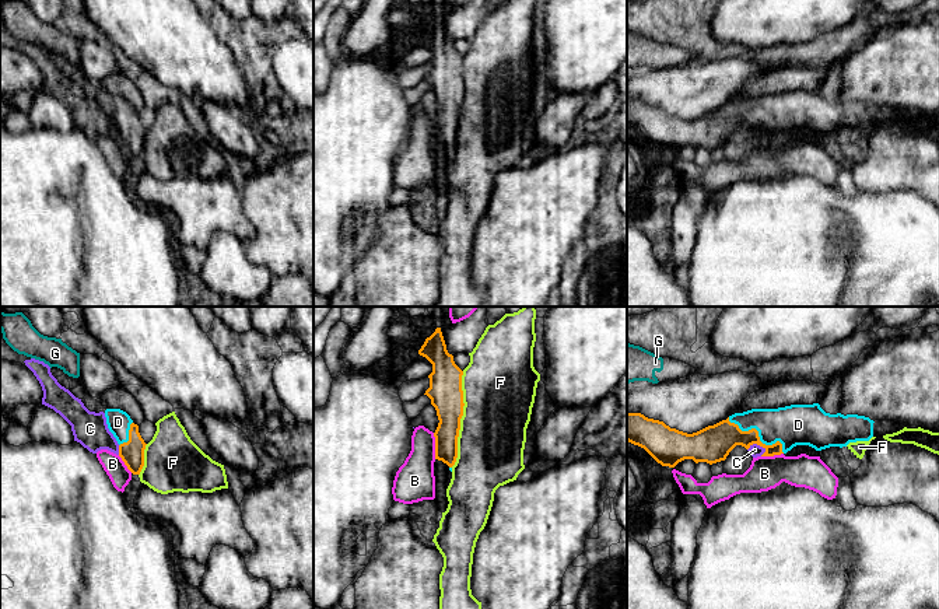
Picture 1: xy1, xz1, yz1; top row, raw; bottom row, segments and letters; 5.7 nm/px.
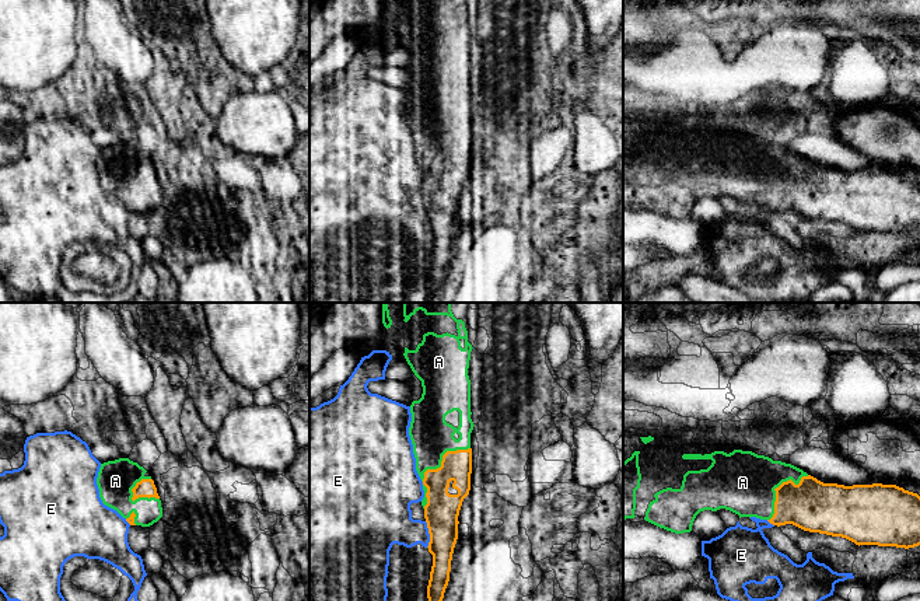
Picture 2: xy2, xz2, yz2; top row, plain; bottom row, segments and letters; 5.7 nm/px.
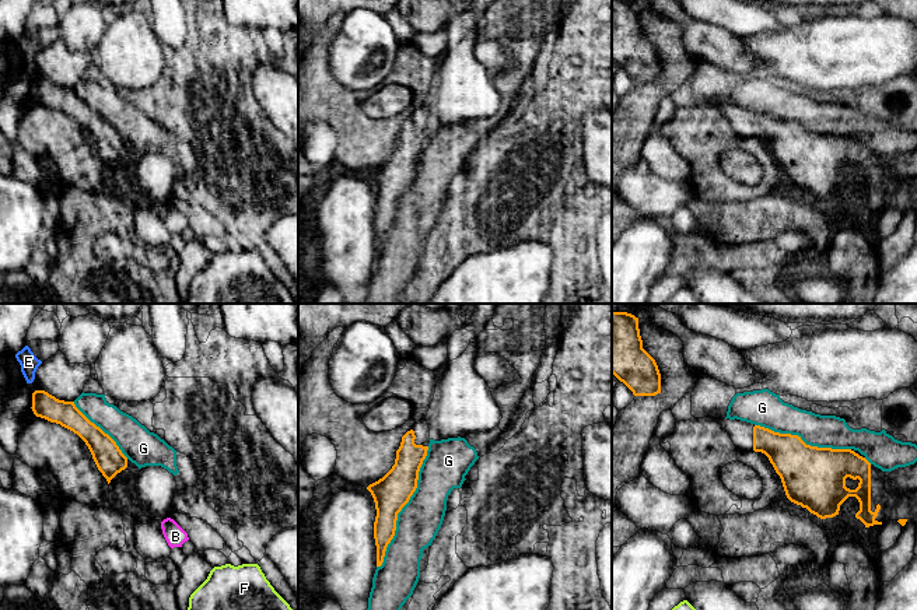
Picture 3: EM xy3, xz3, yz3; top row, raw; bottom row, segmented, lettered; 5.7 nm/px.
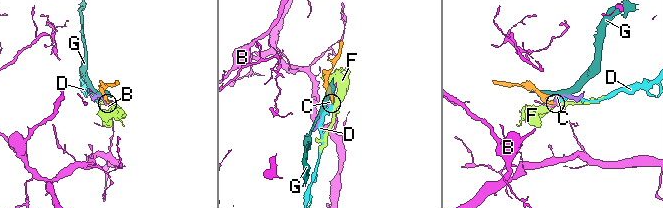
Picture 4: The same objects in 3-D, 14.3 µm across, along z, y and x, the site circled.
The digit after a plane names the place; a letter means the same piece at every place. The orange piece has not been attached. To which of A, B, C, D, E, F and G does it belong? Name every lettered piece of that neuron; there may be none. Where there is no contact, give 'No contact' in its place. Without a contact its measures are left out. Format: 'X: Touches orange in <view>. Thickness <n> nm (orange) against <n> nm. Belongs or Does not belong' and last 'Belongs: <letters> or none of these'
A: Touches orange in yz2. Thickness 300 nm (orange) against 360 nm. Belongs
B: Touches orange in xz1. Thickness 160 nm (orange) against 240 nm. Does not belong
C: Touches orange in yz1. Thickness 220 nm (orange) against 70 nm. Does not belong
D: Touches orange in yz1. Thickness 200 nm (orange) against 240 nm. Belongs
E: Touches orange in xz2. Thickness 200 nm (orange) against 280 nm. Does not belong
F: Touches orange in xz1. Thickness 190 nm (orange) against 400 nm. Does not belong
G: Touches orange in xz3. Thickness 200 nm (orange) against 240 nm. Does not belong
Belongs: A, D

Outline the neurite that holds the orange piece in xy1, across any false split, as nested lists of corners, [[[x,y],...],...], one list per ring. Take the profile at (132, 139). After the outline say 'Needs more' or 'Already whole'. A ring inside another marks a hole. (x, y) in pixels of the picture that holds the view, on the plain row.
[[[106,95],[105,104],[109,118],[119,130],[119,143],[133,161],[140,161],[147,130],[139,119],[139,112],[120,95]]]. Needs more

